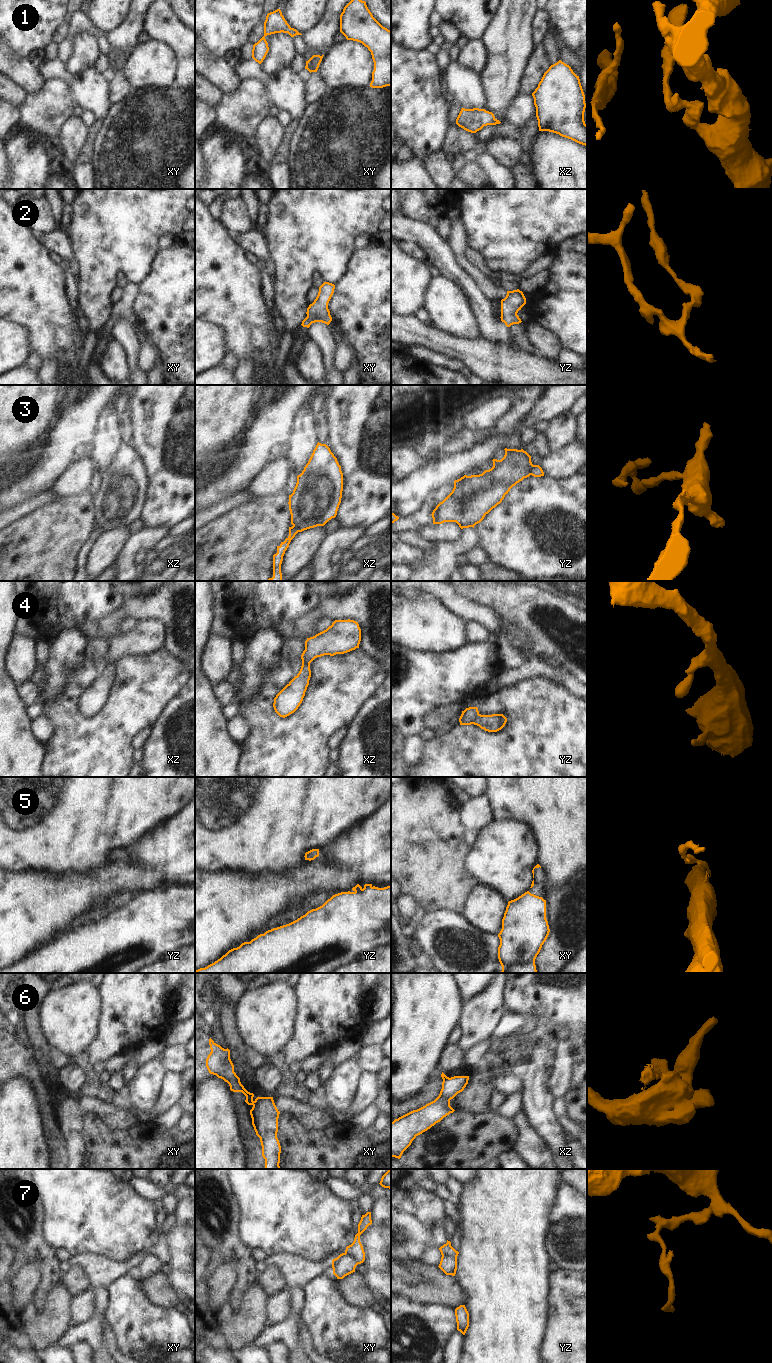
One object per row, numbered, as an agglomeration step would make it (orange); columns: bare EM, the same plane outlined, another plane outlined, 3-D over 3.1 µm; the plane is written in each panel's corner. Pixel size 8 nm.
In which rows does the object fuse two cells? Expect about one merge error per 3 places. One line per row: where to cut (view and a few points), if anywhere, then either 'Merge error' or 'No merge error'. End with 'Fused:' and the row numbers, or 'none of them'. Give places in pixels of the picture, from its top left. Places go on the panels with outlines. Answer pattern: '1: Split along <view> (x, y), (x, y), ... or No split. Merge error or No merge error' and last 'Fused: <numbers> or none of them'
1: No split. No merge error
2: No split. No merge error
3: Split along yz (535, 465), (530, 474). Merge error
4: No split. No merge error
5: Split along yz (364, 886), (371, 887). Merge error
6: Split along xy (250, 1093), (247, 1103). Merge error
7: Split along yz (442, 1255), (453, 1255), (456, 1257). Merge error
Fused: 3, 5, 6, 7

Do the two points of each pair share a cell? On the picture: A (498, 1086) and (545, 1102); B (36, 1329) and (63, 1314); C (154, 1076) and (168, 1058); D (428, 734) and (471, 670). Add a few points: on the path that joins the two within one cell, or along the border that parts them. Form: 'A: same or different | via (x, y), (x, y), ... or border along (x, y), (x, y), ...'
A: different | border along (522, 1080), (521, 1091)
B: same | via (43, 1329), (56, 1318)
C: different | border along (160, 1062), (166, 1071)
D: different | border along (424, 728), (421, 733)

